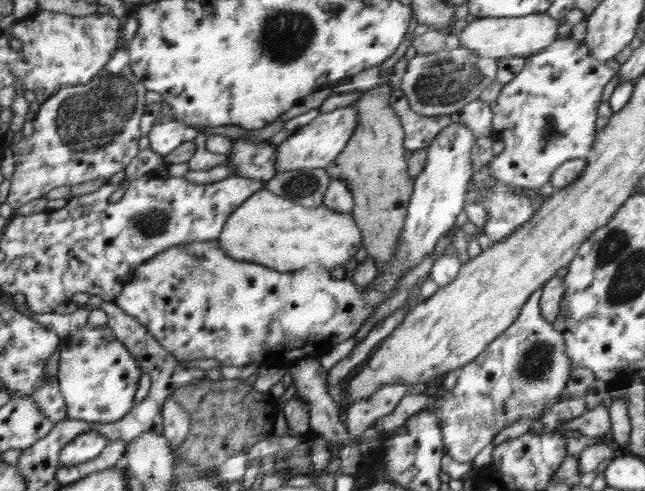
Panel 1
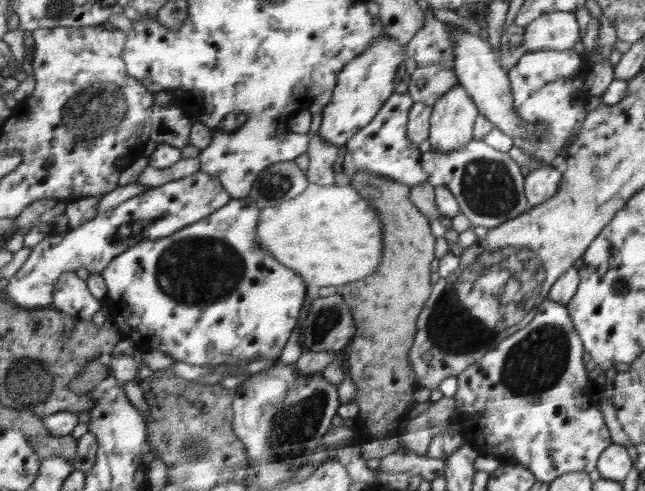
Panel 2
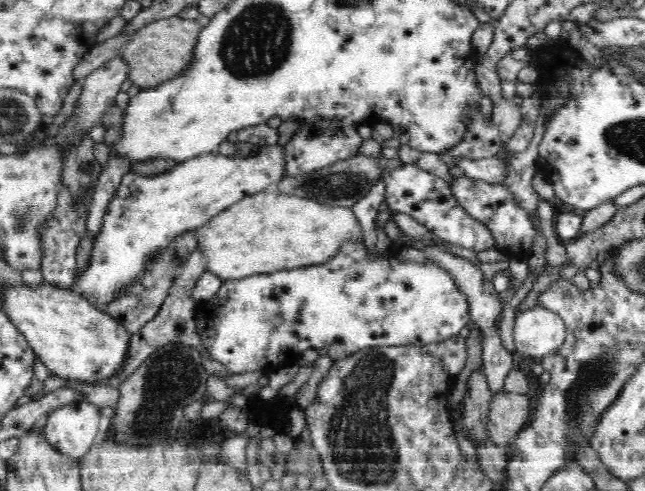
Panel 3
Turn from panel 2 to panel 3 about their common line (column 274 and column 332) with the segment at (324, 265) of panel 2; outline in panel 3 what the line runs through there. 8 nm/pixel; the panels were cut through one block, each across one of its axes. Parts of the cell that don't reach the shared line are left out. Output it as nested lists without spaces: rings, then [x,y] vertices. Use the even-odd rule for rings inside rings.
[[[270,185],[235,202],[196,232],[207,272],[227,281],[278,269],[323,264],[330,261],[346,241],[360,236],[362,228],[351,208],[292,196]]]

